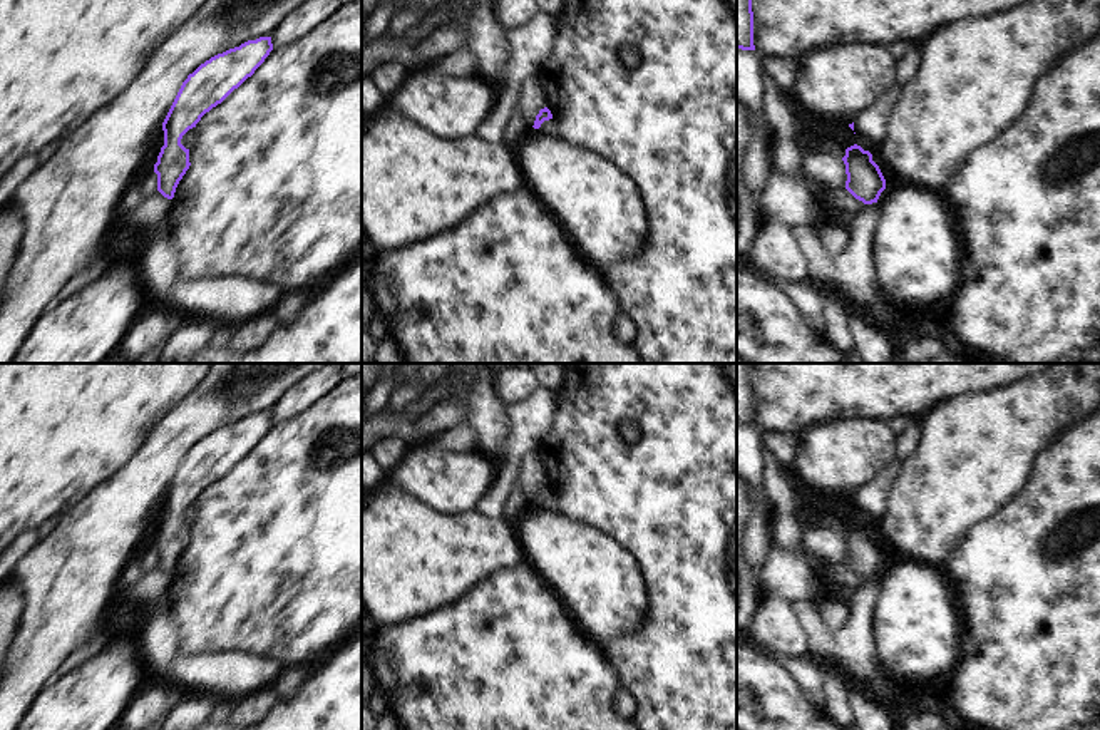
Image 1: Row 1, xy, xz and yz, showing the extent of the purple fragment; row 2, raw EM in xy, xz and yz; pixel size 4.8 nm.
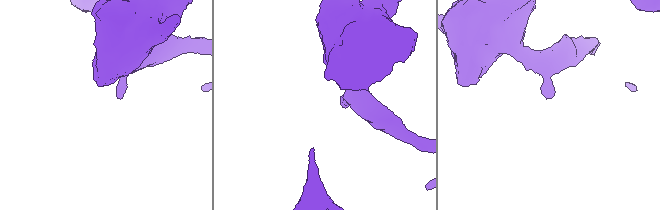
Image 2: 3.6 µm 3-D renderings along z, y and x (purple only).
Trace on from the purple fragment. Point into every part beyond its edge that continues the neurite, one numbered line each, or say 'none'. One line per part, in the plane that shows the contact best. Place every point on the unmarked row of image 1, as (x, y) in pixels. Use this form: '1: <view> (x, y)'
none

